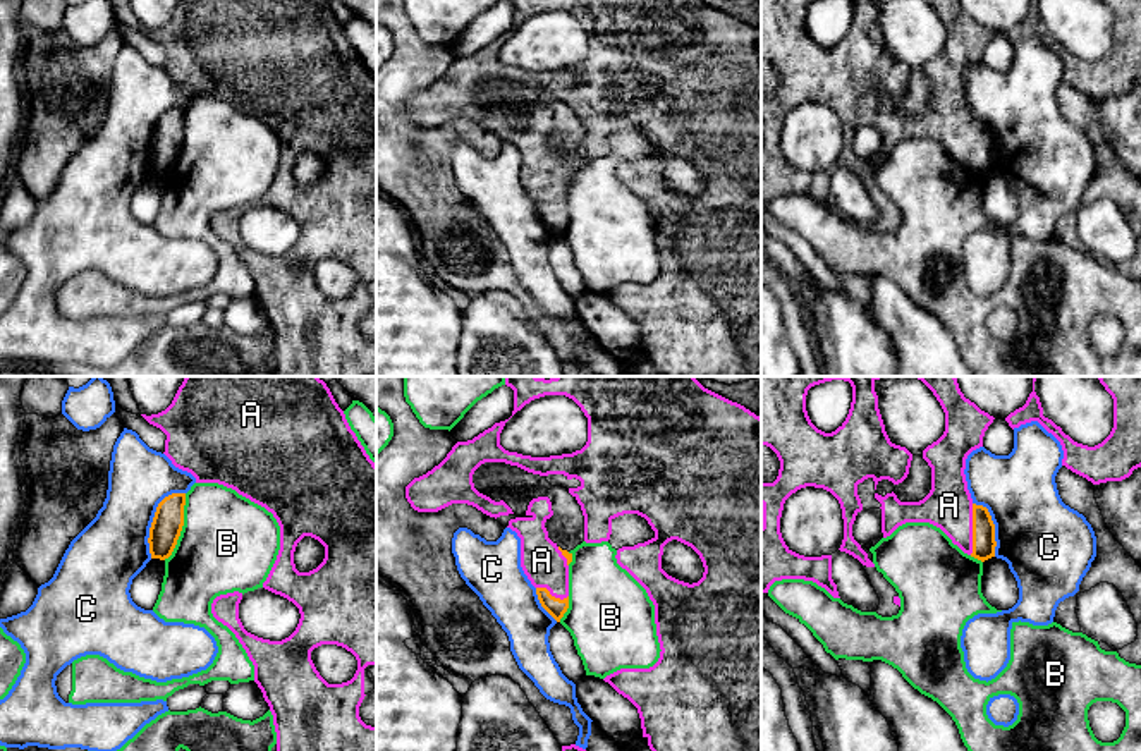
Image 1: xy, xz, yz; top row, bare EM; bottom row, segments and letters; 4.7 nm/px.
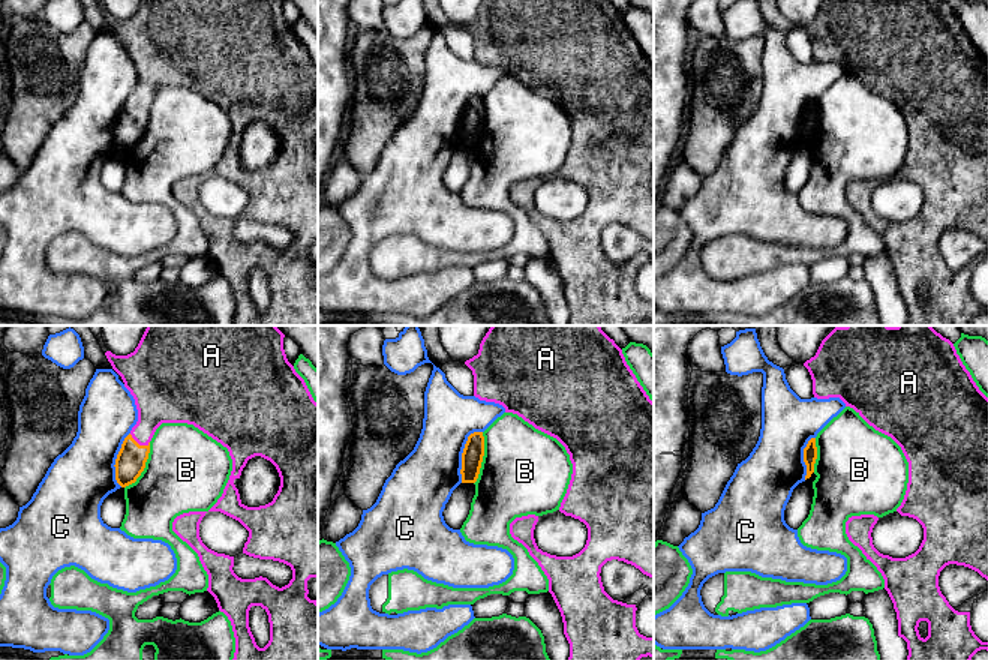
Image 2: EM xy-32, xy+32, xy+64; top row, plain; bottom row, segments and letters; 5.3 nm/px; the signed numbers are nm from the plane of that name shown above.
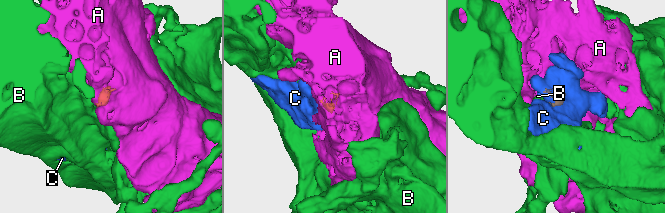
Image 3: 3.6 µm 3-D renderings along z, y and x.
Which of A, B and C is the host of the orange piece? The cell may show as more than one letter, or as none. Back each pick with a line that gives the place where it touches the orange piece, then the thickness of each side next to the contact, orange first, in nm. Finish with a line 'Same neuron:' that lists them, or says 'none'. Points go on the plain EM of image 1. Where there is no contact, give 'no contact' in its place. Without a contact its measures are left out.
A: meets orange in yz at (973, 145); 110 nm thick on the orange side, 220 nm on the other
Same neuron: A

